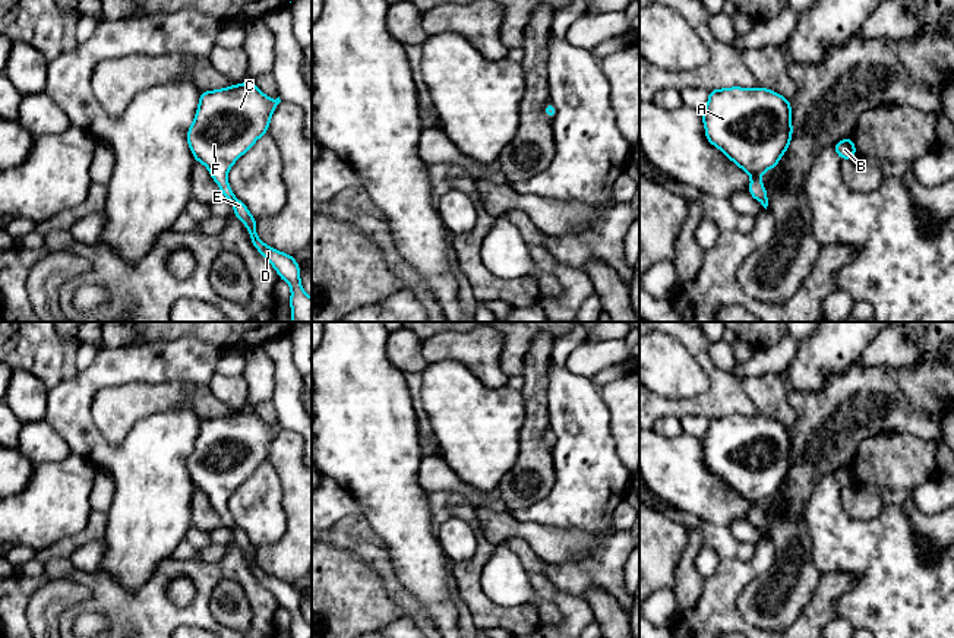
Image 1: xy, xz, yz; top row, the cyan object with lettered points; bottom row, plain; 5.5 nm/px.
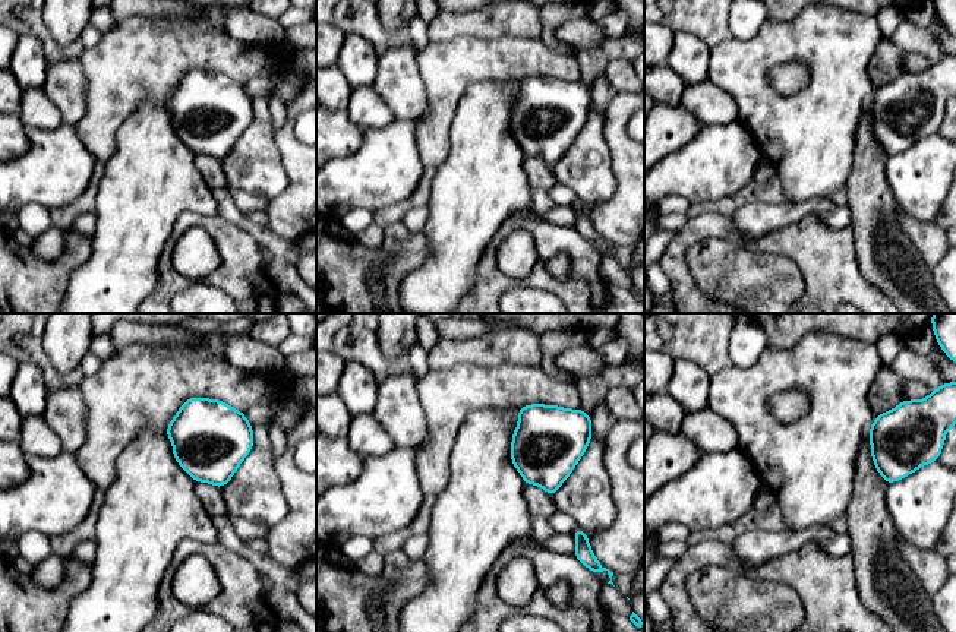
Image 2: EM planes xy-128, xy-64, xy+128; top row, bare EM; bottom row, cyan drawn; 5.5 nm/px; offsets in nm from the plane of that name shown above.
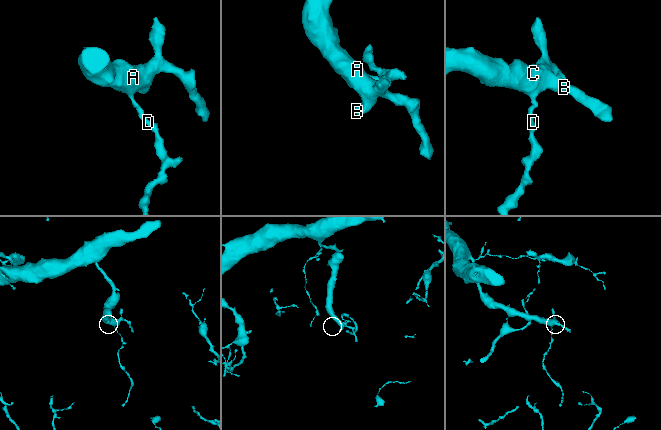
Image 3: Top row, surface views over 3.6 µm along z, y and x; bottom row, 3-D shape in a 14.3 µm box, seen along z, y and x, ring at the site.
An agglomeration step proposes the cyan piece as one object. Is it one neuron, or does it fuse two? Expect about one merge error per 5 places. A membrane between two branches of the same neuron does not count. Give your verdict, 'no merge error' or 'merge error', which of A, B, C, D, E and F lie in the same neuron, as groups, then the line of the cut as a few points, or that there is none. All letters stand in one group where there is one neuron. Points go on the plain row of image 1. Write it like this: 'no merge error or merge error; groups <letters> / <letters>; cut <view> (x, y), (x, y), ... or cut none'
no merge error; groups A B C D E F; cut none

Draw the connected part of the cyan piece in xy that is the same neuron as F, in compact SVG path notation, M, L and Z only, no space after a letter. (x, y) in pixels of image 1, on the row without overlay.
M253 410L205 419L199 424L195 448L187 458L187 471L195 489L202 490L219 514L222 525L233 530L234 543L249 558L256 578L275 596L279 607L291 615L291 638L312 638L312 626L300 610L300 594L294 584L266 574L256 560L256 546L236 525L227 509L233 492L269 458L269 448L279 424L271 427Z

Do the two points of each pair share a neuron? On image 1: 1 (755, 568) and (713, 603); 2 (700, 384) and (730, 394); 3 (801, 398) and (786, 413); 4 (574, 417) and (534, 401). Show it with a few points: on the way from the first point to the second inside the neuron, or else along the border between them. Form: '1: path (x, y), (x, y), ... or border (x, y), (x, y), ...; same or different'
1: path (745, 572), (723, 593); same
2: border (692, 356), (707, 375), (708, 387), (678, 401); different
3: border (786, 389), (786, 398), (798, 414), (790, 428); different
4: border (547, 372), (547, 423), (550, 428); different

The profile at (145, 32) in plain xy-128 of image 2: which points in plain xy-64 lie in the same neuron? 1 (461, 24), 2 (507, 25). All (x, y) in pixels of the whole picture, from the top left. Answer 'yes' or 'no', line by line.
1: no
2: no

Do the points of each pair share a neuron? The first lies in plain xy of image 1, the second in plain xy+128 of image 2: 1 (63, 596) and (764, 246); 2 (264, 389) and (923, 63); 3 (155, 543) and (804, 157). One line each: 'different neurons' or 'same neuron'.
1: different neurons
2: different neurons
3: same neuron

